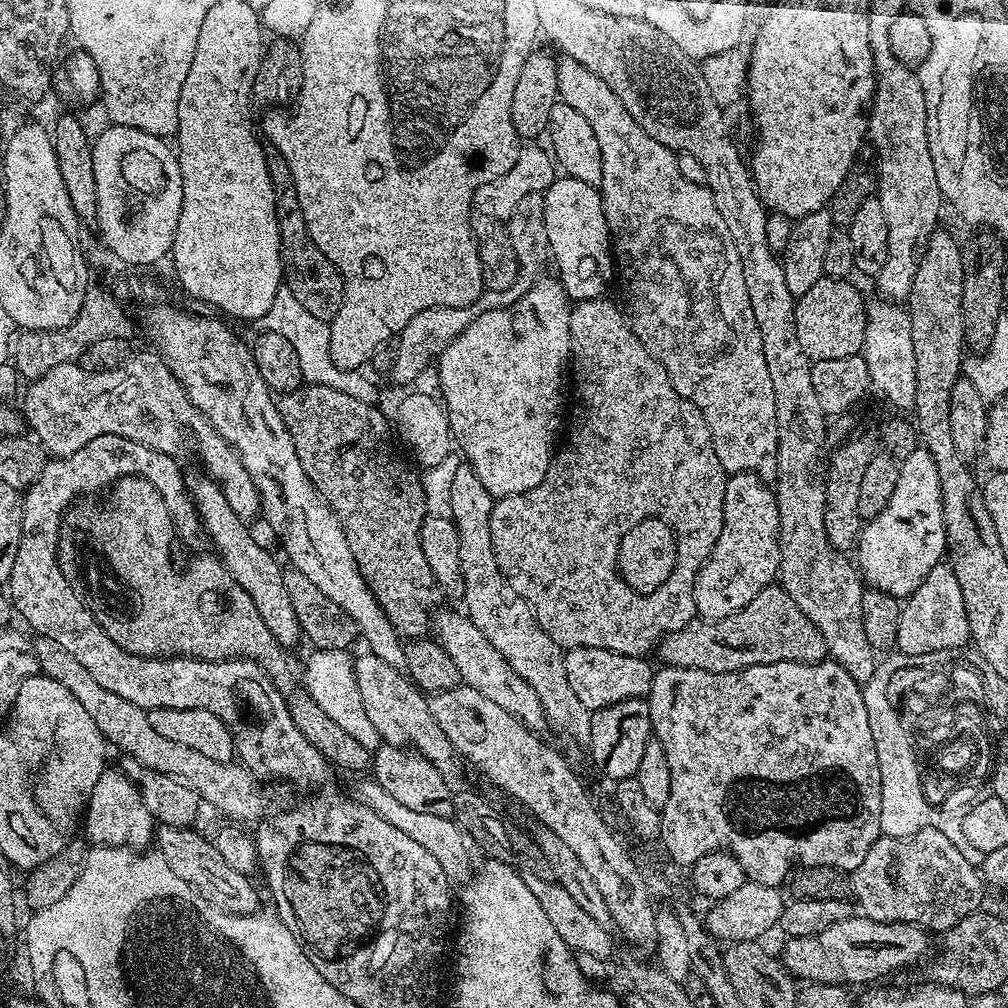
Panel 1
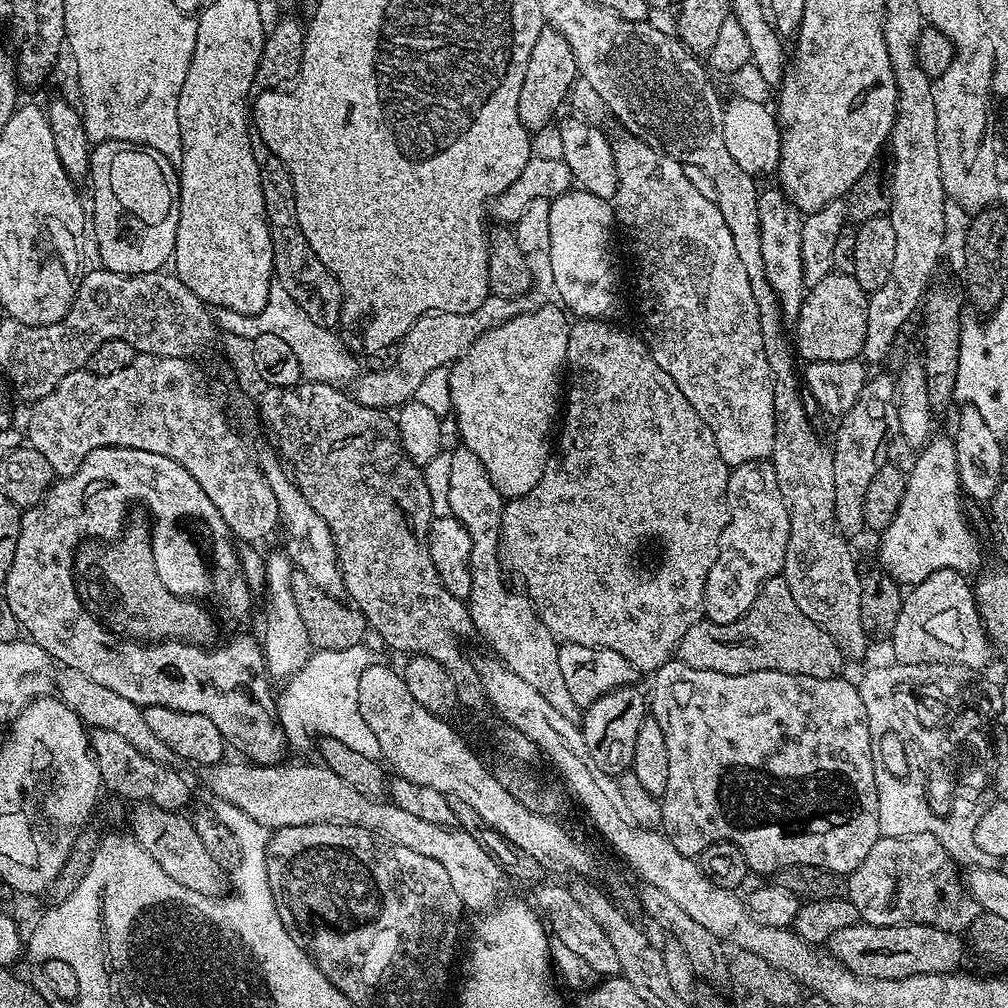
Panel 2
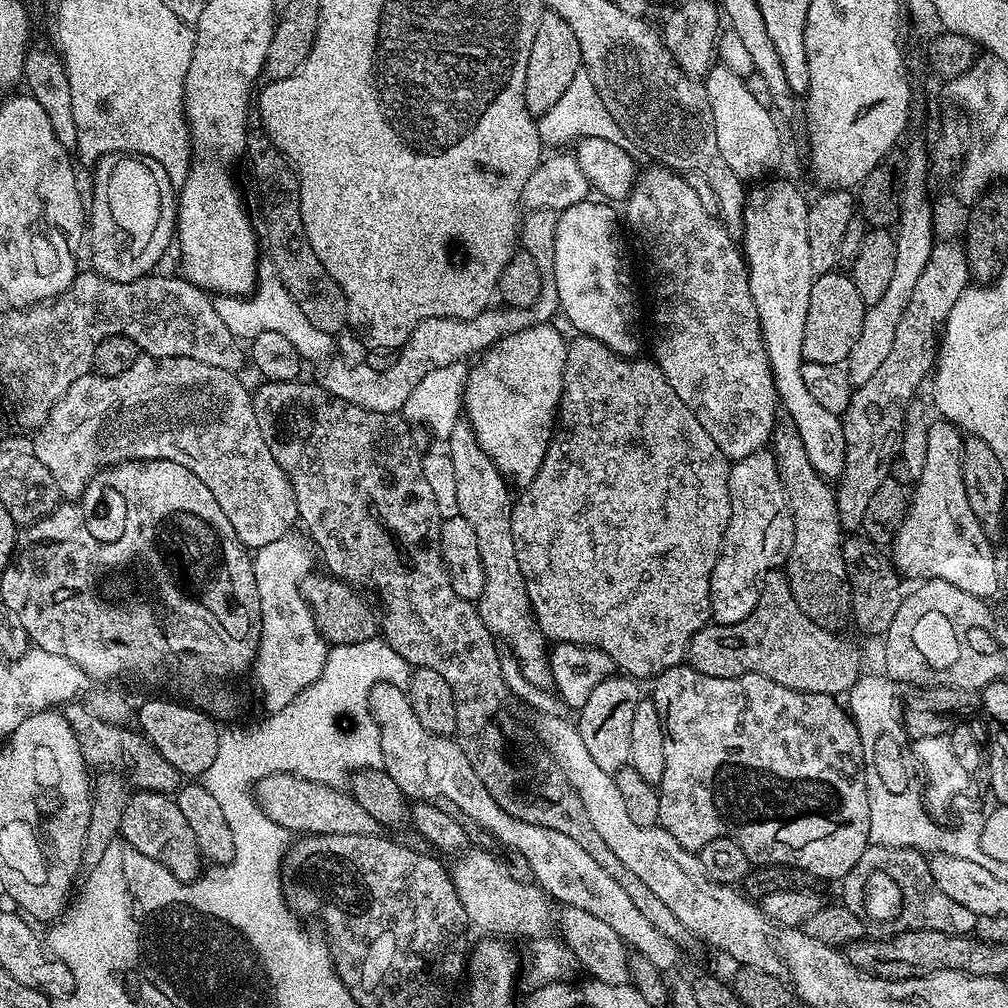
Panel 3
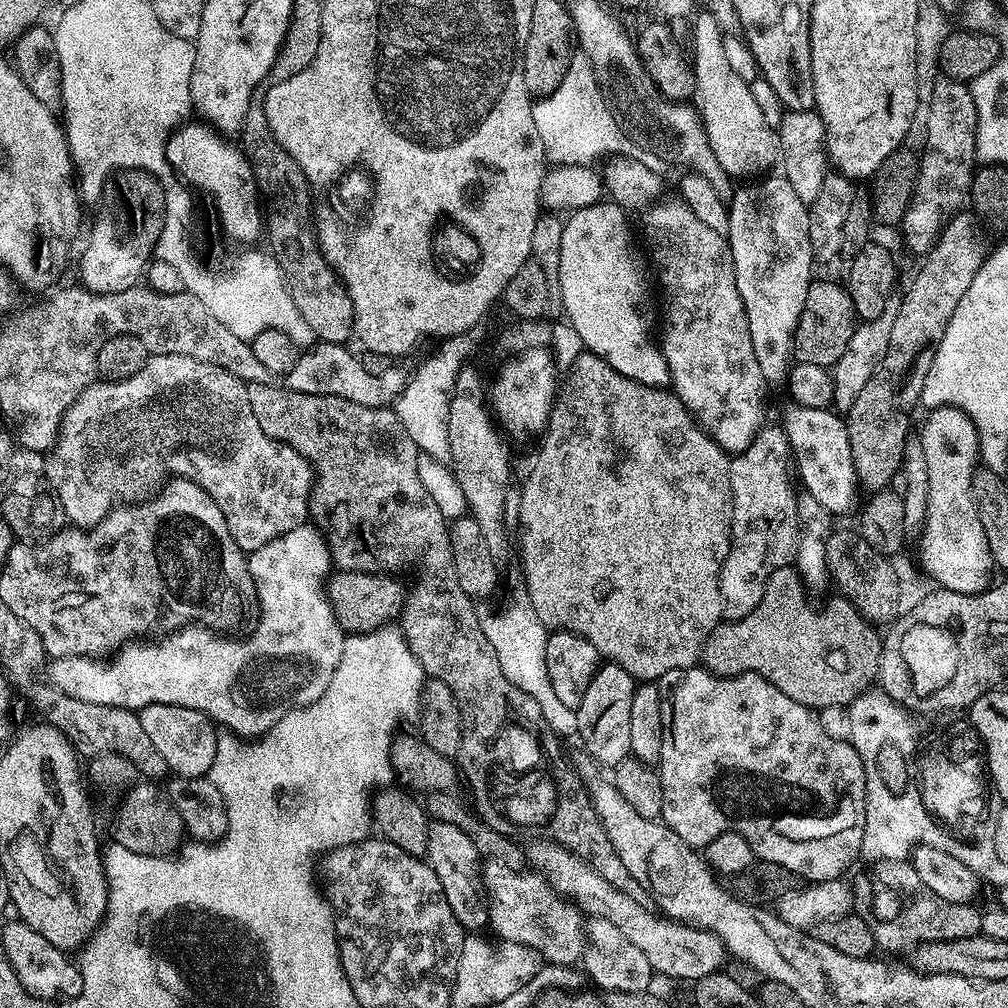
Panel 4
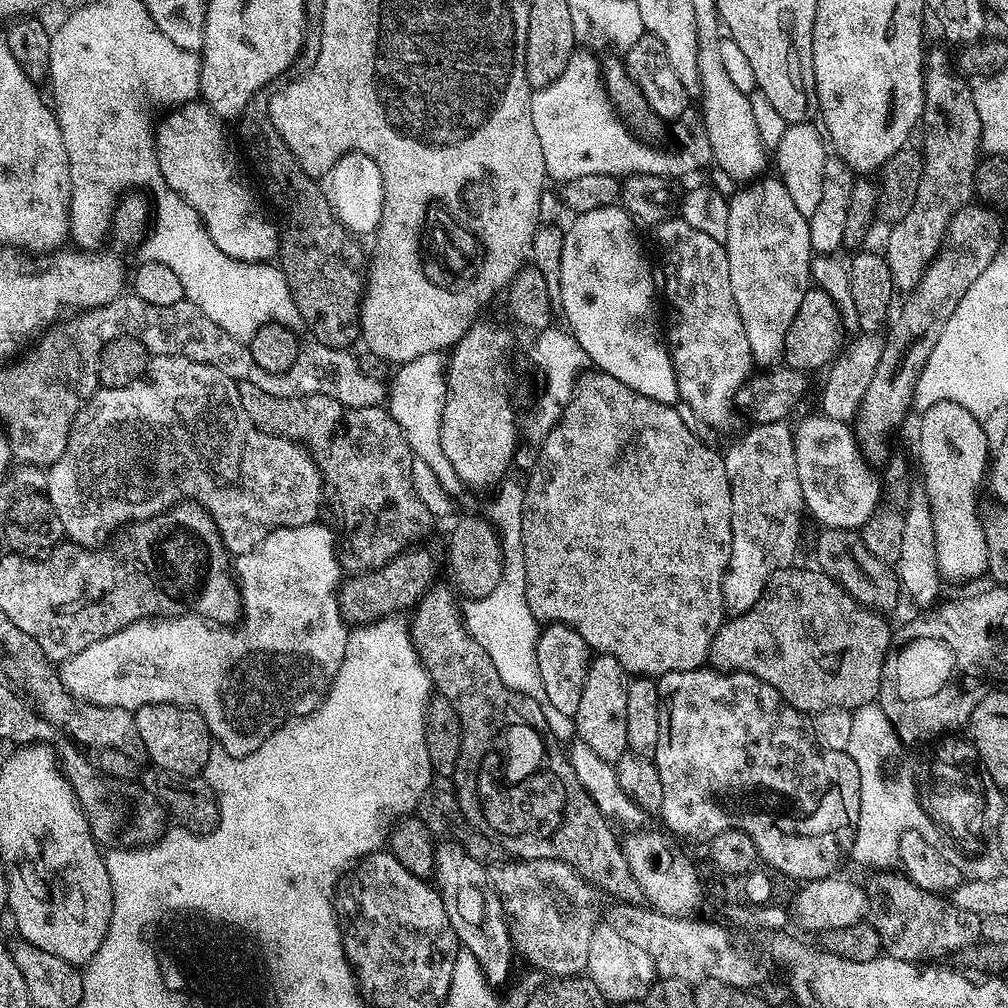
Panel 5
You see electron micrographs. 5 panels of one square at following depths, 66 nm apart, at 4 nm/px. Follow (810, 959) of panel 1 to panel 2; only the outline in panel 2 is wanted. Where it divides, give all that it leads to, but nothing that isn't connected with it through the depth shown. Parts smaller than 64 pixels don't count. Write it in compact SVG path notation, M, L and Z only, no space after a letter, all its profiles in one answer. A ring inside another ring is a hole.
M863 922L838 930L830 941L830 954L863 980L901 980L922 974L955 973L964 964L966 944L955 932L943 932L925 924L874 926Z

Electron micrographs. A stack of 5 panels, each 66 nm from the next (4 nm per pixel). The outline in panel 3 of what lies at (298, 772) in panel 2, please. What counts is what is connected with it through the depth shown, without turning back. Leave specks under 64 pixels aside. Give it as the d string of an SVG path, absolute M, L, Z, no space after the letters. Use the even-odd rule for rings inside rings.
M272 772L254 785L256 805L278 826L292 834L350 834L351 836L379 836L382 825L368 814L347 791L336 792L335 787L319 784L295 772ZM470 848L463 853L465 856L450 868L454 890L466 910L469 925L476 927L477 924L478 927L485 928L488 934L517 932L518 935L530 936L529 938L543 937L551 924L553 927L554 908L552 912L550 898L541 890L539 884L523 884L510 876L503 859L496 860L492 852Z

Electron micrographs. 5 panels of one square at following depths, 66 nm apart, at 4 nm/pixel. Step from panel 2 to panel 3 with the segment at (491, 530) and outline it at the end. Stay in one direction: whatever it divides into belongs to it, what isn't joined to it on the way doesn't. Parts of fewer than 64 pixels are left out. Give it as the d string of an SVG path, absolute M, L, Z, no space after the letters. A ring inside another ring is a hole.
M459 422L454 426L453 432L446 441L446 451L454 462L454 479L458 481L459 516L466 518L466 522L470 522L470 526L474 526L474 535L478 537L478 554L482 554L484 589L478 601L482 622L492 631L493 636L499 638L503 643L504 640L508 643L507 651L520 663L520 669L525 678L534 686L551 689L553 687L552 671L548 661L550 644L544 631L538 626L535 616L532 615L532 603L528 597L524 575L516 557L516 543L512 537L512 527L510 526L514 503L513 493L508 493L510 485L494 466L494 462L488 457L486 450L482 450L482 446L478 446L478 438L472 433L472 428L467 422Z

